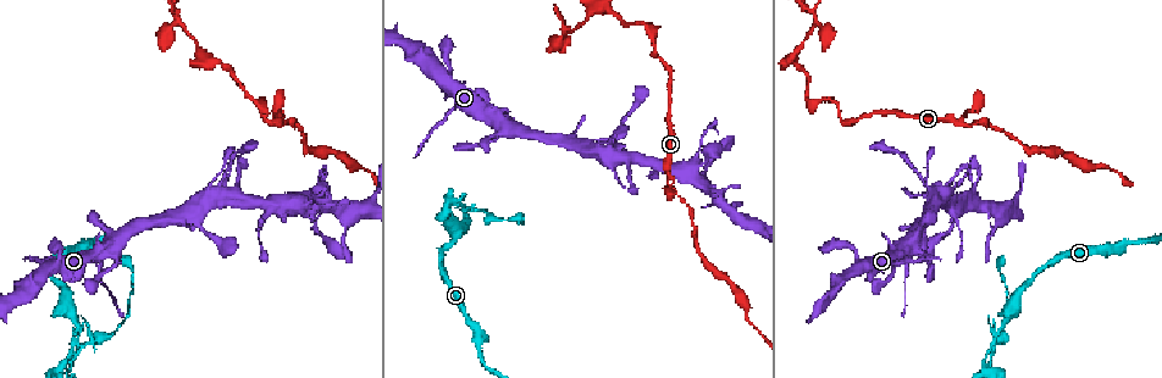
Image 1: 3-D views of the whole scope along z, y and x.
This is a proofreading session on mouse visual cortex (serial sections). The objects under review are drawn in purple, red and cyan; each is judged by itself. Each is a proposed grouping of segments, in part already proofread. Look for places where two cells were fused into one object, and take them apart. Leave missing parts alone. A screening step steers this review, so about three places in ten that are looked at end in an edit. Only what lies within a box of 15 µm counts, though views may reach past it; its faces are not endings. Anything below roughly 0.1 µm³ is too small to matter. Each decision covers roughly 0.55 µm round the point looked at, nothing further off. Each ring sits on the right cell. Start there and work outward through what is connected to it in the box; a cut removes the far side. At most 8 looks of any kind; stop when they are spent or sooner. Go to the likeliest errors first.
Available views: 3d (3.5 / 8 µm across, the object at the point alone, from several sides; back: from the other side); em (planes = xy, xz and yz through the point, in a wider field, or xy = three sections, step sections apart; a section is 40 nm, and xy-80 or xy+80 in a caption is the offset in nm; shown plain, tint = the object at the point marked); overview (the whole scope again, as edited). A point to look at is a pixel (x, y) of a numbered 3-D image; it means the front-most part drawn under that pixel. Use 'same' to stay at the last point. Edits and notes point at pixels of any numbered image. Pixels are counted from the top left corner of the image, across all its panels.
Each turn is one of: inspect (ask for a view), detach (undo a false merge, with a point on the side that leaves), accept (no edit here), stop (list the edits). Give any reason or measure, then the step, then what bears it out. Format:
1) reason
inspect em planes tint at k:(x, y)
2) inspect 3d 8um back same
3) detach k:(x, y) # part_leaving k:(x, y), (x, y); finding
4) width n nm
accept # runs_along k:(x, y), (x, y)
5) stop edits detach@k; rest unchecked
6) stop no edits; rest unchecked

three arms meet
inspect 3d 3.5um at 1:(74, 338)

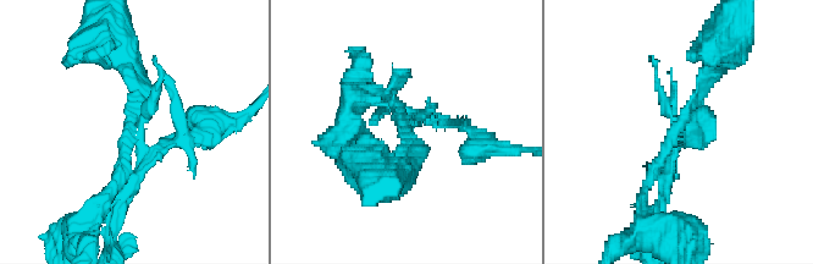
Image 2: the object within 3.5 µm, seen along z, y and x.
need the tissue
inspect em xy step 2 plain at 2:(126, 132)

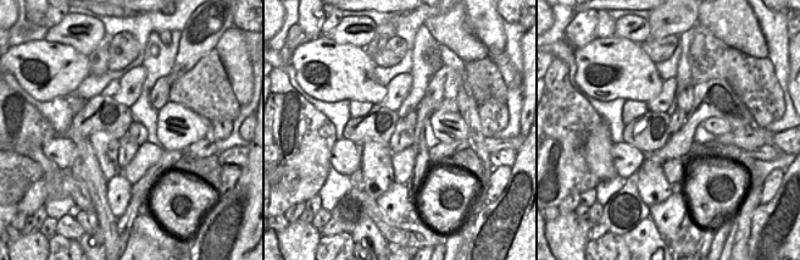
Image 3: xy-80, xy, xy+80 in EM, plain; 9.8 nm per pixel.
with the object marked
inspect em xy step 2 tint same

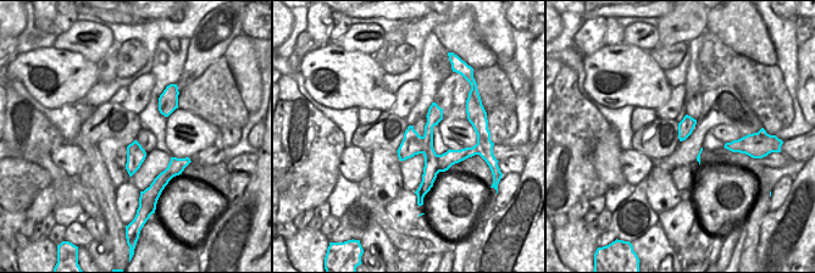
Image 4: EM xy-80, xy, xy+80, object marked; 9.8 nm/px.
detach 2:(127, 241) # part_leaving 2:(138, 138), (154, 146), (187, 142), (243, 115); a second cell is stuck on

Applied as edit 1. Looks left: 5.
see it whole again
inspect overview

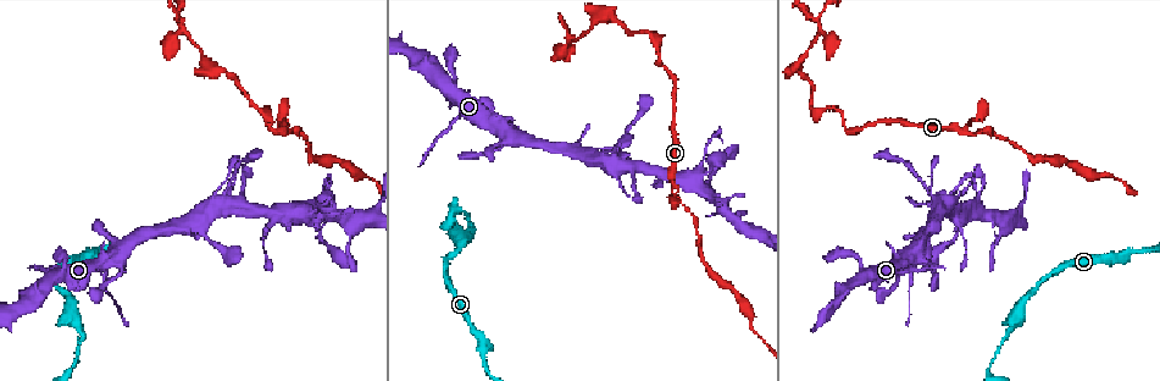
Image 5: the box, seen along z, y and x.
abrupt turn
inspect 3d 3.5um at 5:(257, 109)

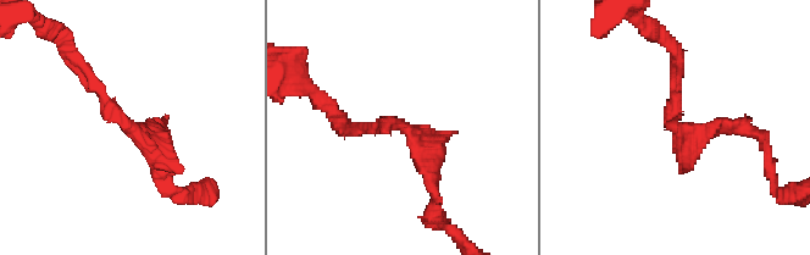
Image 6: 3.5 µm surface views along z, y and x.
accept # runs_along 6:(162, 128), (125, 125), (72, 57); one cell here

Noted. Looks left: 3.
thin arm on a thick one
inspect 3d 3.5um at 5:(185, 32)

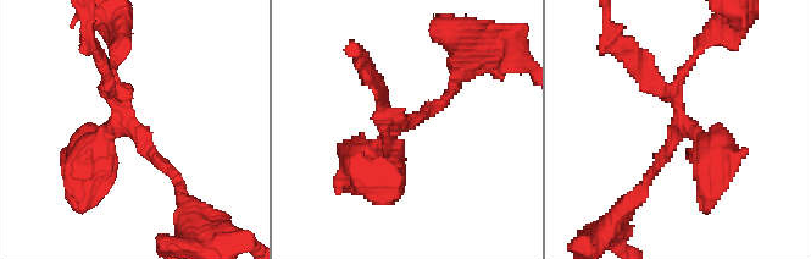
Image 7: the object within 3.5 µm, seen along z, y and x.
arms 4; arm_widths 150, 150, 200, 500 nm; need the tissue
inspect em planes tint at 7:(678, 120)

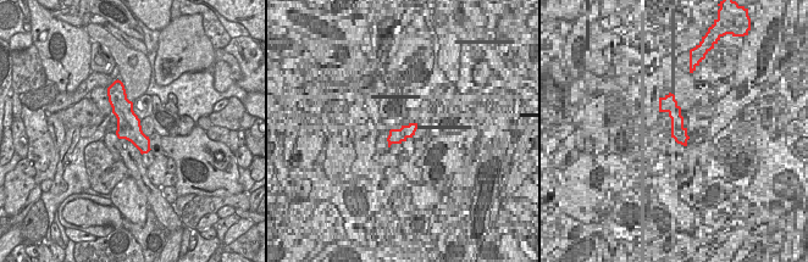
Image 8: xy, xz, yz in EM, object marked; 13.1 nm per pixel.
accept # runs_along 8:(121, 93), (128, 127), (144, 150); continuous, no second cell

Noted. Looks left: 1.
stop edits detach@2; rest unchecked

